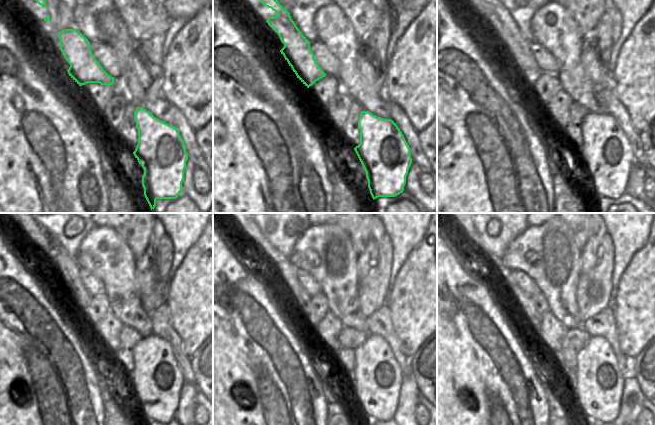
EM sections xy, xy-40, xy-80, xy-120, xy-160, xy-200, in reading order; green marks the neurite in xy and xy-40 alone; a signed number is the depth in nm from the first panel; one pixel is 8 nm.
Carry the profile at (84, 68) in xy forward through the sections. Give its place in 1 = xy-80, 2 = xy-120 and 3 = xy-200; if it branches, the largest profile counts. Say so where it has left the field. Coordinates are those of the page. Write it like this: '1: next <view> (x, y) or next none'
1: next xy-80 (504, 28)
2: next xy-120 (66, 267)
3: next xy-200 (523, 301)

